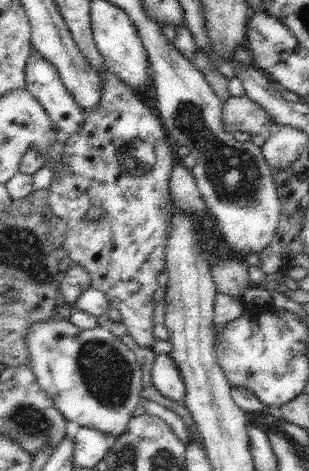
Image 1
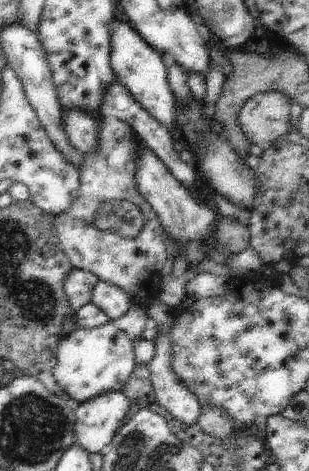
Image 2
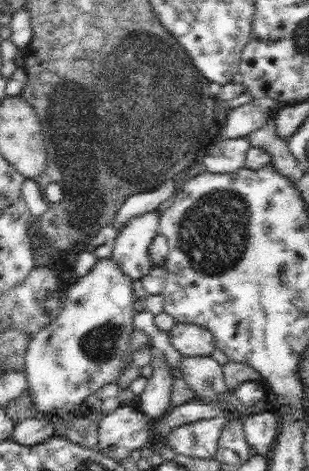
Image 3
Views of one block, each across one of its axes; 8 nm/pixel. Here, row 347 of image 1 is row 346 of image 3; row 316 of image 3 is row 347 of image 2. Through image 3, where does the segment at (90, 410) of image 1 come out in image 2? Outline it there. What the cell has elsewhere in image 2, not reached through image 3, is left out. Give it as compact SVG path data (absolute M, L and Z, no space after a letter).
M107 322L93 330L73 330L61 338L55 350L55 366L51 372L67 398L75 404L83 404L107 392L123 392L131 374L135 374L135 366L133 338Z

